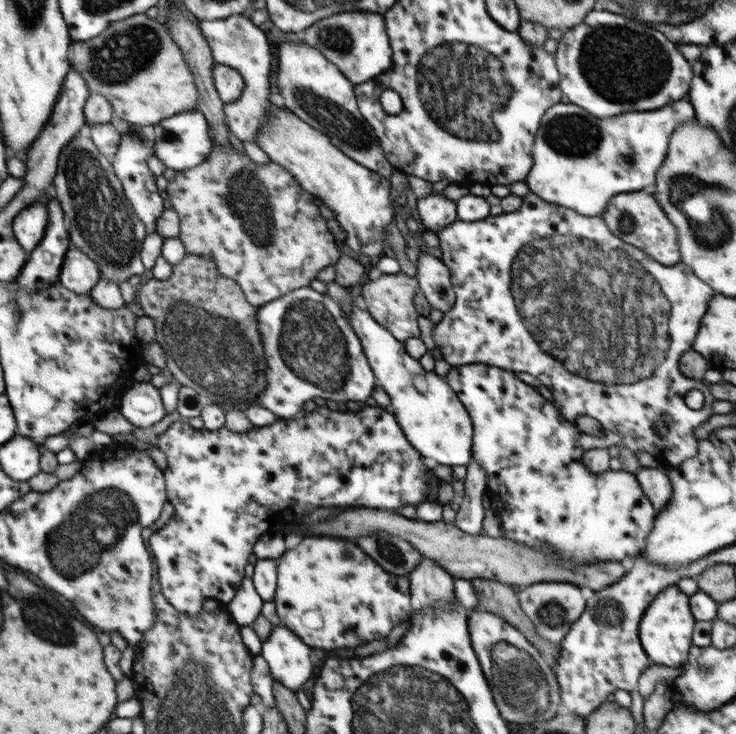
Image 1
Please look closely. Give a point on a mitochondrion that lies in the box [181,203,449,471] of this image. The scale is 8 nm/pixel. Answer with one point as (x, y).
(311, 346)

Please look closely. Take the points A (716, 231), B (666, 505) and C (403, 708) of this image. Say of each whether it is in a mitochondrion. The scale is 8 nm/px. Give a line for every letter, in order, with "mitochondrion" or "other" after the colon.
A: mitochondrion
B: other
C: mitochondrion

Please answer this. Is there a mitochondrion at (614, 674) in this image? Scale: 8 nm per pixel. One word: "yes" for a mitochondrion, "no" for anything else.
no

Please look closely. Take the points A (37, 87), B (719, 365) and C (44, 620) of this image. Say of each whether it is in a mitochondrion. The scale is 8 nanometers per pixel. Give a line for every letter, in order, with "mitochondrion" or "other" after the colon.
A: other
B: other
C: mitochondrion

